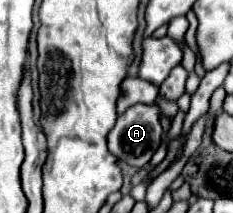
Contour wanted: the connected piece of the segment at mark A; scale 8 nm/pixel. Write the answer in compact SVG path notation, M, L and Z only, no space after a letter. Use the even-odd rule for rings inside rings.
M137 103L117 117L115 127L107 135L107 147L117 159L143 167L161 145L161 133L159 105Z

